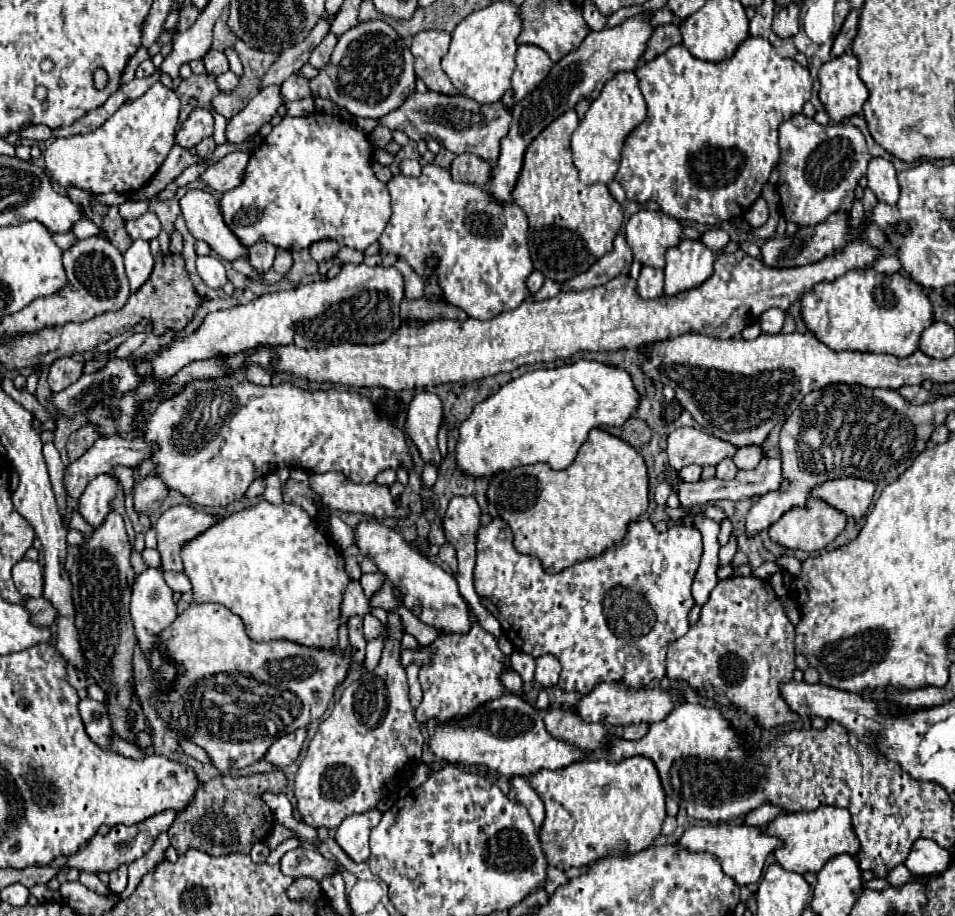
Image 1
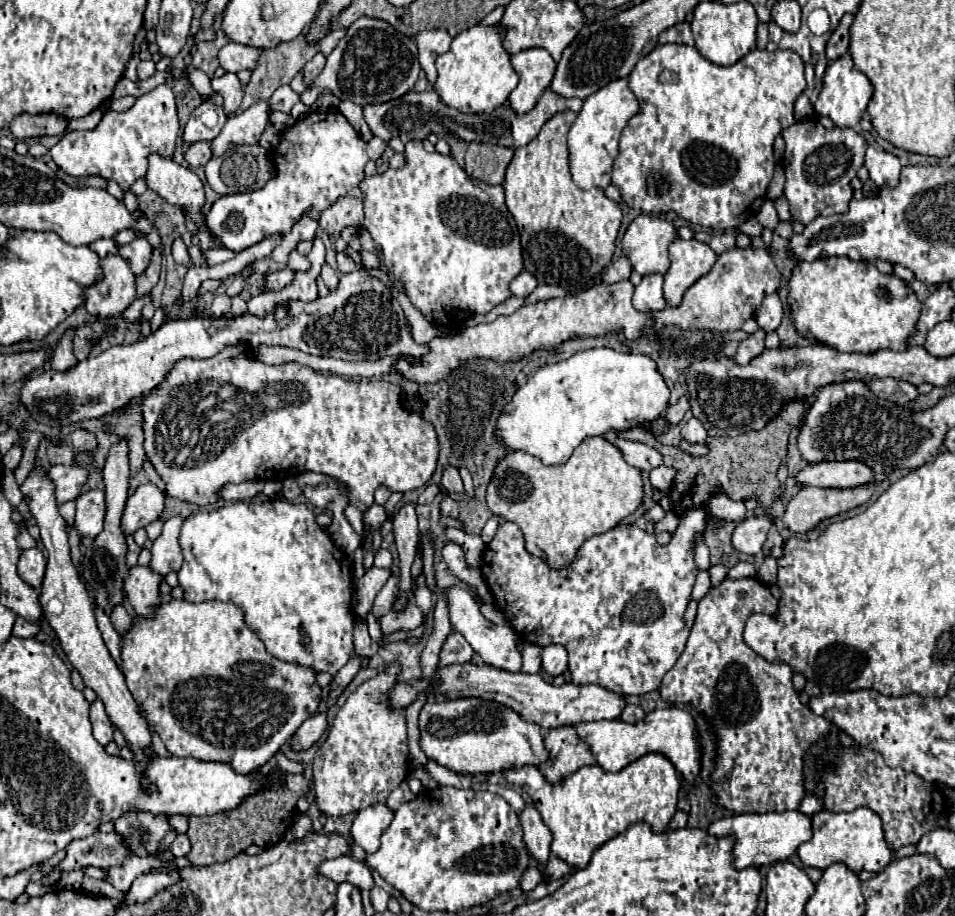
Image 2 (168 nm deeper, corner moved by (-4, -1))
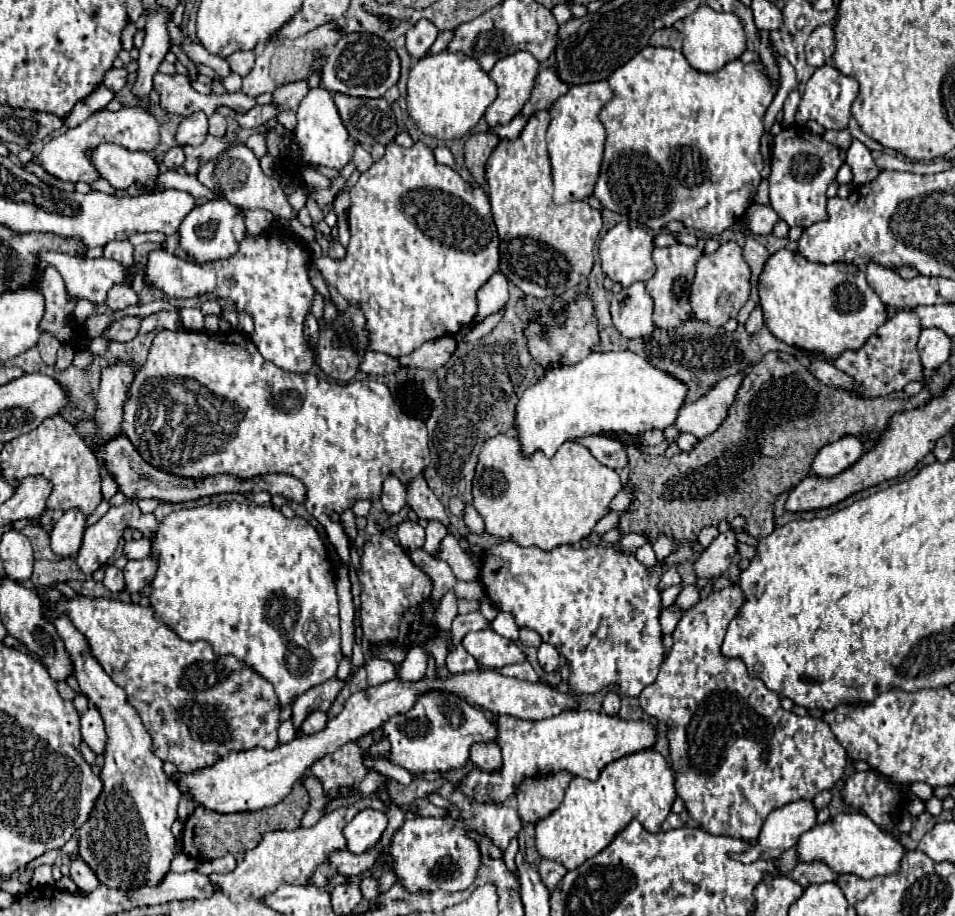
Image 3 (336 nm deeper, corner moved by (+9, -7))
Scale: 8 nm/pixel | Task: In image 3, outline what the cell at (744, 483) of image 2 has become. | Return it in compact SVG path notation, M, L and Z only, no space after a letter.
M767 353L743 379L729 417L715 433L699 439L689 453L675 457L639 453L643 465L629 473L635 495L629 513L619 521L619 529L643 533L649 541L665 533L683 543L677 553L663 561L665 565L685 563L693 555L689 543L703 527L717 527L719 521L731 521L737 515L747 519L749 535L763 539L775 529L775 497L791 491L809 475L811 461L821 447L845 435L867 433L867 429L885 431L895 413L923 407L933 397L927 387L915 397L907 397L903 391L875 399L849 395L843 389L823 385L793 355Z

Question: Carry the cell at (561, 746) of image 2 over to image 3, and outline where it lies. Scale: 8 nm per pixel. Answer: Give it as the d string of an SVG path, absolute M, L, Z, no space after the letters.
M557 771L557 773L547 773L539 777L527 777L521 783L517 797L517 811L523 821L535 823L555 811L565 795L565 789L569 781L573 779L571 773L567 771Z

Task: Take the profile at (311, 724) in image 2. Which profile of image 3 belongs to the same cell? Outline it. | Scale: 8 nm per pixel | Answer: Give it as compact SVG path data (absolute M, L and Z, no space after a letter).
M315 711L311 713L305 721L303 721L303 733L305 735L313 735L313 733L319 733L327 723L327 715L323 711Z

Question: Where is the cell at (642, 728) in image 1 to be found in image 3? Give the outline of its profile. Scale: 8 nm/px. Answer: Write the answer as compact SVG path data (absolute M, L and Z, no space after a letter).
M609 693L609 695L605 697L605 701L603 701L603 711L605 711L607 715L617 715L617 711L619 711L619 695L617 695L617 693Z

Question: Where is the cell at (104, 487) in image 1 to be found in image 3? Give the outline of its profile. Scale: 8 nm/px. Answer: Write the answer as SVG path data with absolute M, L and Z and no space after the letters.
M81 509L65 511L51 533L51 549L59 557L75 557L81 547L85 531L85 513Z

